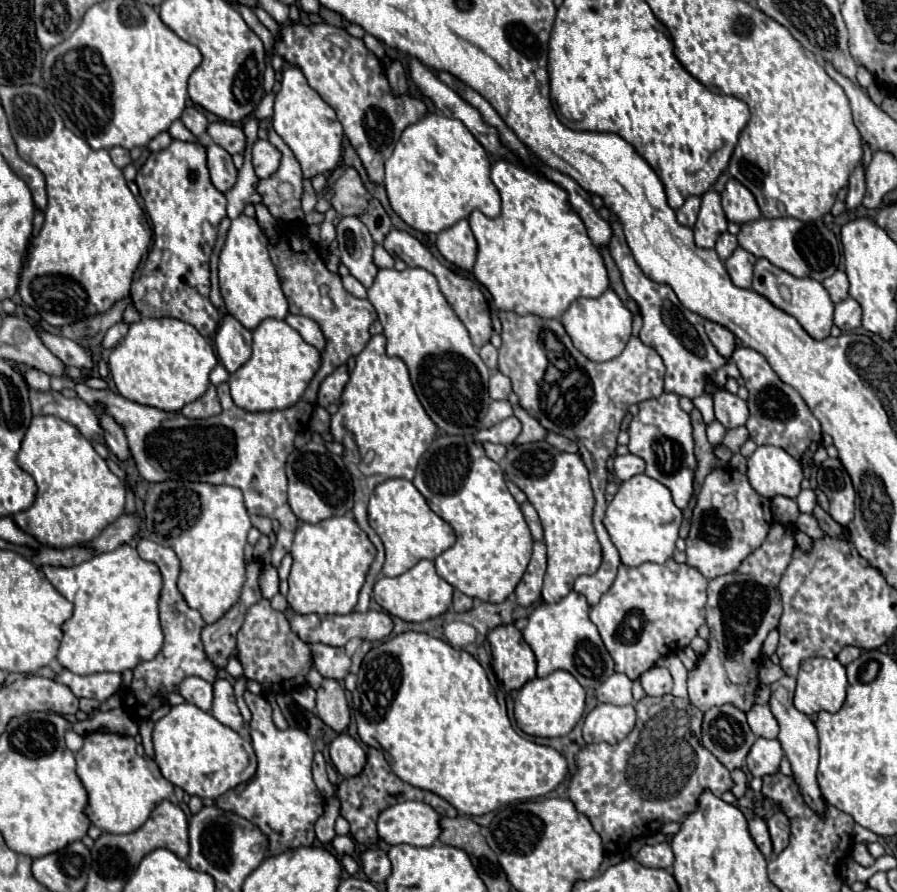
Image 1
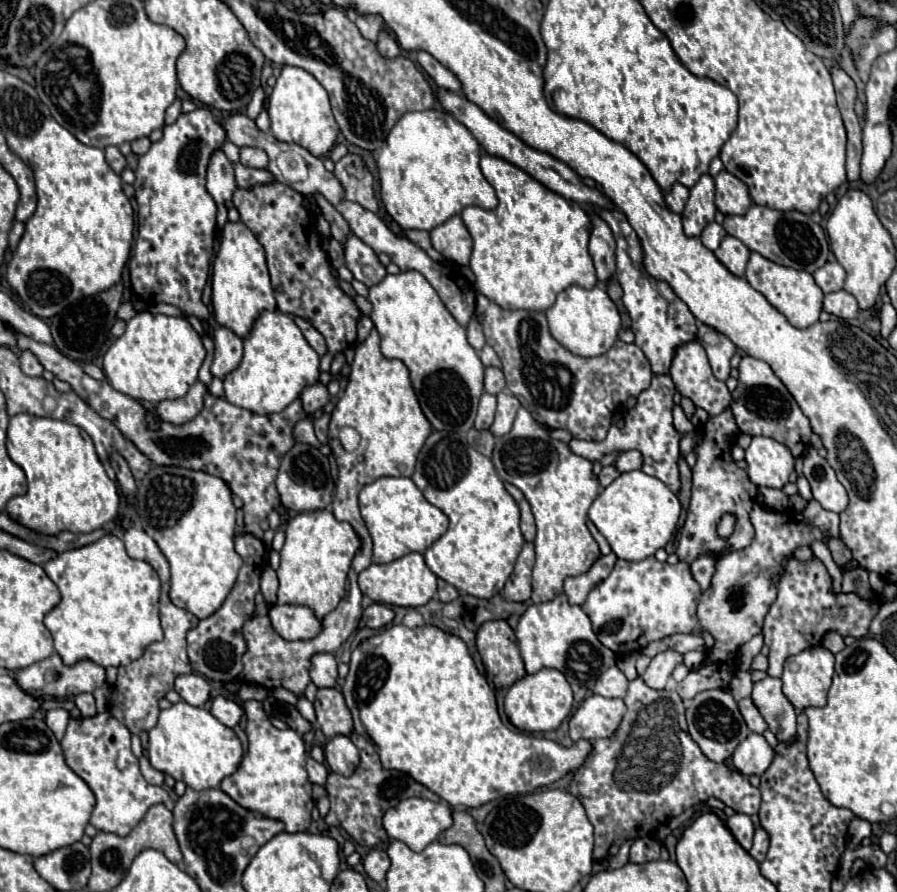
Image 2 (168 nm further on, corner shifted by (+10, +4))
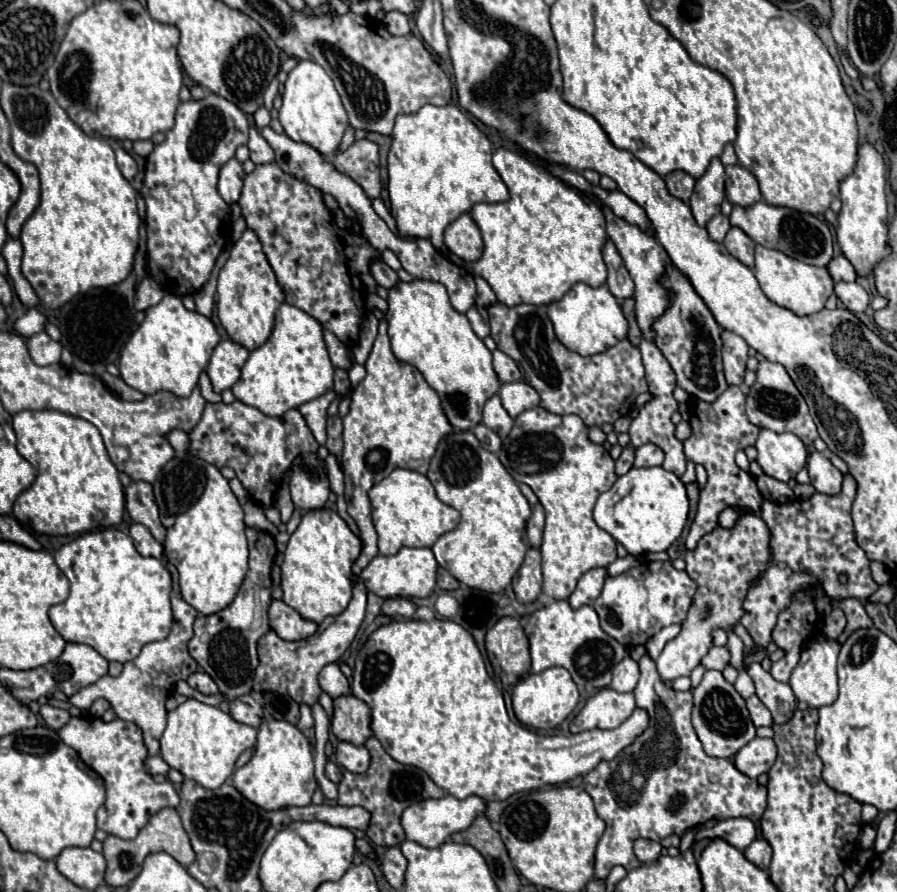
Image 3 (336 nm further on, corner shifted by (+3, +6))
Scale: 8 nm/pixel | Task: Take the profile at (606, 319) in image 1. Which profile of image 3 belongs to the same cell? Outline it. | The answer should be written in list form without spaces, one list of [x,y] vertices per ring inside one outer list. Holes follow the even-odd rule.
[[[574,284],[560,302],[548,304],[548,316],[554,324],[554,332],[558,340],[572,352],[578,352],[580,356],[592,356],[600,354],[608,348],[612,348],[616,342],[626,338],[628,322],[622,314],[622,308],[618,300],[612,296],[608,286],[592,288],[588,284]]]

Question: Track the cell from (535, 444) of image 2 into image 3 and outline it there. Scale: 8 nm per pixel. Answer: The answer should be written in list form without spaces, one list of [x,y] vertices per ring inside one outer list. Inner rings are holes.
[[[540,406],[516,416],[510,434],[502,440],[500,462],[516,482],[528,484],[546,512],[542,538],[542,574],[544,594],[554,600],[566,600],[580,580],[592,568],[608,566],[616,560],[616,540],[600,530],[592,518],[594,504],[602,492],[616,482],[614,460],[600,446],[588,440],[588,428],[578,416],[558,416]]]

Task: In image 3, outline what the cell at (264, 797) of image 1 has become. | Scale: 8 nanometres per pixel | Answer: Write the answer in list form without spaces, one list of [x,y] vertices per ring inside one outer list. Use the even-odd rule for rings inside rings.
[[[264,718],[258,728],[256,752],[248,764],[234,770],[234,788],[264,810],[280,810],[290,806],[310,806],[312,794],[318,788],[314,778],[312,746],[308,738],[290,722]]]

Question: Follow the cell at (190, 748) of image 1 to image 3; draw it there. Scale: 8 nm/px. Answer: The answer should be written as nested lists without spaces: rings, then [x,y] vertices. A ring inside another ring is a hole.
[[[188,700],[168,712],[168,726],[160,738],[160,756],[170,768],[176,768],[184,778],[196,780],[204,788],[220,788],[234,772],[238,756],[256,744],[256,728],[236,722],[230,714],[216,706]]]

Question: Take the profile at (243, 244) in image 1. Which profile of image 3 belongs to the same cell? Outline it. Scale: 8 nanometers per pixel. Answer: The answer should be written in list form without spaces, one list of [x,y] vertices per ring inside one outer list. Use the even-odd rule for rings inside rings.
[[[246,228],[238,242],[232,246],[230,258],[218,276],[218,320],[234,342],[242,344],[248,350],[254,350],[264,344],[264,340],[268,340],[274,326],[274,314],[282,302],[284,292],[276,282],[272,266],[268,264],[268,258],[262,250],[262,242],[254,230]]]

